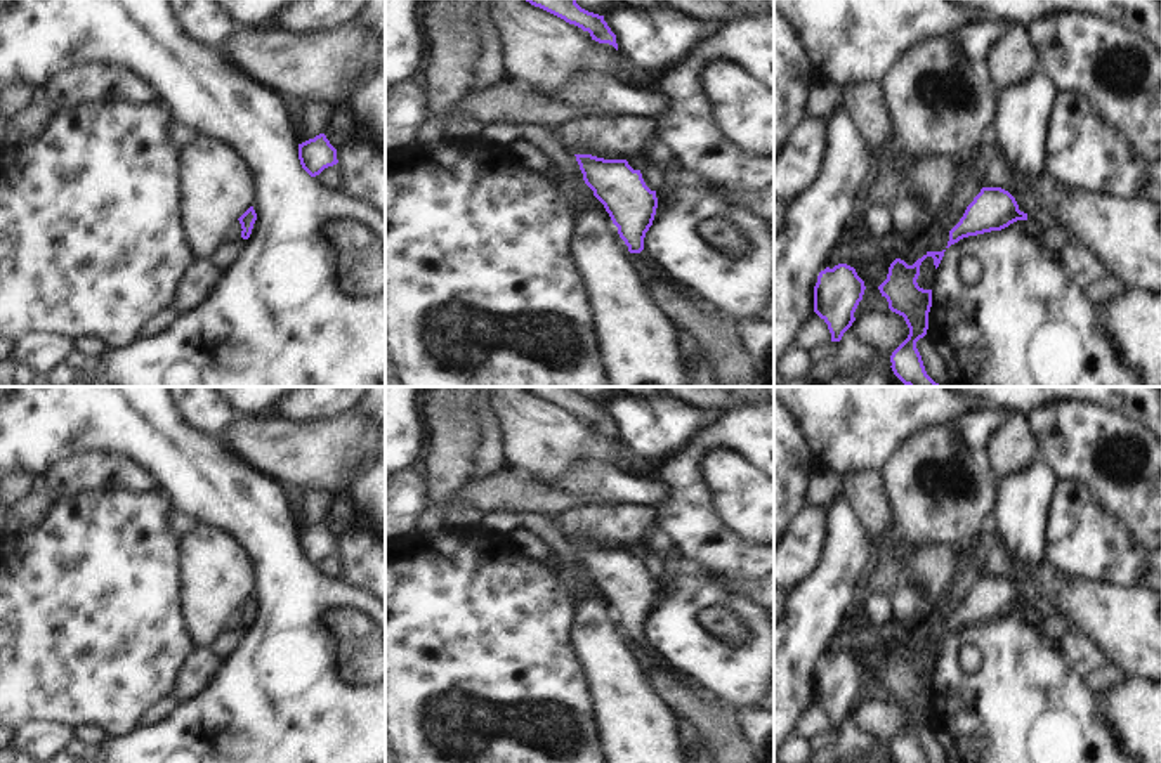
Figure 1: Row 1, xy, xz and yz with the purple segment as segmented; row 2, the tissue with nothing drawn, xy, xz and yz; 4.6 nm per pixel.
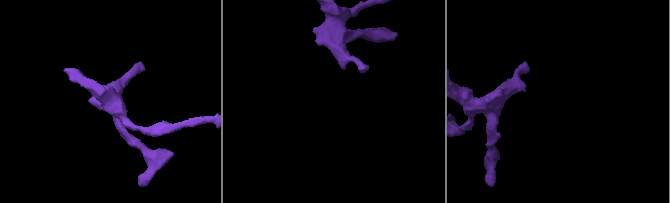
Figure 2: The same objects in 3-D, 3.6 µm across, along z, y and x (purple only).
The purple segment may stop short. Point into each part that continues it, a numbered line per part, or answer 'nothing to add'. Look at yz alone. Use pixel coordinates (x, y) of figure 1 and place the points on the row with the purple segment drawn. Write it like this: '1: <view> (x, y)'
nothing to add

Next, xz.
1: xz (684, 292)

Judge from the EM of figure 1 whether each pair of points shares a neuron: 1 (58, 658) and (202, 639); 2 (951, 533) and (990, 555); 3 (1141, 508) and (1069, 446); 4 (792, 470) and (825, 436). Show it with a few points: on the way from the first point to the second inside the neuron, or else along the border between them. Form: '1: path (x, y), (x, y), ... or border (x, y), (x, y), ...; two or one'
1: border (181, 600), (183, 623), (195, 647); two
2: border (990, 521), (979, 536), (964, 548); two
3: path (1123, 491), (1097, 476), (1087, 463); one
4: border (792, 415), (816, 463); two

